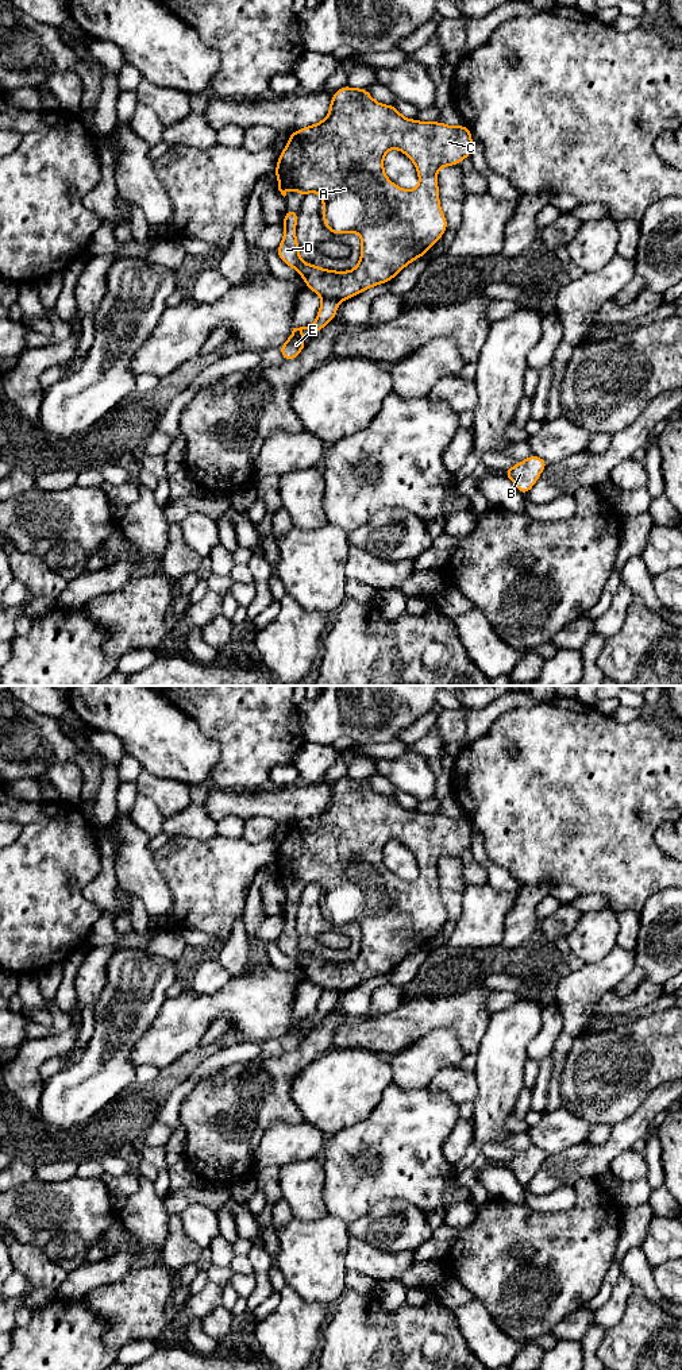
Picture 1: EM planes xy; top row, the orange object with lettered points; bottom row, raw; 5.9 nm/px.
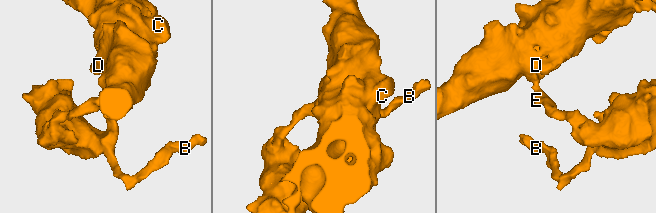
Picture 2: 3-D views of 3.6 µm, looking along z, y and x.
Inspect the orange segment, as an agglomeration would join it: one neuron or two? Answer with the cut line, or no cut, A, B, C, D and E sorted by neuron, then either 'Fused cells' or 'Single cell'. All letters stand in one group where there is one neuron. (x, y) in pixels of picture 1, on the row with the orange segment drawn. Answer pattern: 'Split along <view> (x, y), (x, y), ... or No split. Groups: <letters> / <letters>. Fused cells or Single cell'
Split along xy (323, 297), (336, 303). Groups: A C D / B E. Fused cells

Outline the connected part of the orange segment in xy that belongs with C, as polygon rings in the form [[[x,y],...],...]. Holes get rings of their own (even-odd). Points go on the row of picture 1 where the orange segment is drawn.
[[[342,86],[330,103],[330,112],[324,120],[309,127],[289,134],[289,140],[284,151],[278,155],[274,169],[278,180],[278,190],[285,197],[289,189],[297,194],[307,196],[311,192],[320,194],[323,200],[323,223],[325,228],[336,235],[358,232],[362,242],[361,259],[355,269],[350,271],[334,271],[316,265],[307,265],[298,252],[296,238],[296,224],[298,212],[288,209],[284,217],[284,239],[276,250],[280,259],[293,267],[304,279],[308,289],[321,298],[336,302],[348,300],[366,289],[386,283],[393,279],[406,265],[421,255],[442,238],[447,229],[447,219],[442,212],[439,201],[438,171],[443,166],[459,165],[463,158],[470,158],[473,136],[466,126],[447,126],[440,121],[424,123],[417,119],[404,117],[394,105],[377,103],[366,88],[355,89]],[[388,150],[402,151],[416,166],[419,186],[413,190],[398,188],[384,171],[384,157]]]

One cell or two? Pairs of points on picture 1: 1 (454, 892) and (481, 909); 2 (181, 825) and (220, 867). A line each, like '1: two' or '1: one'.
1: two
2: two

